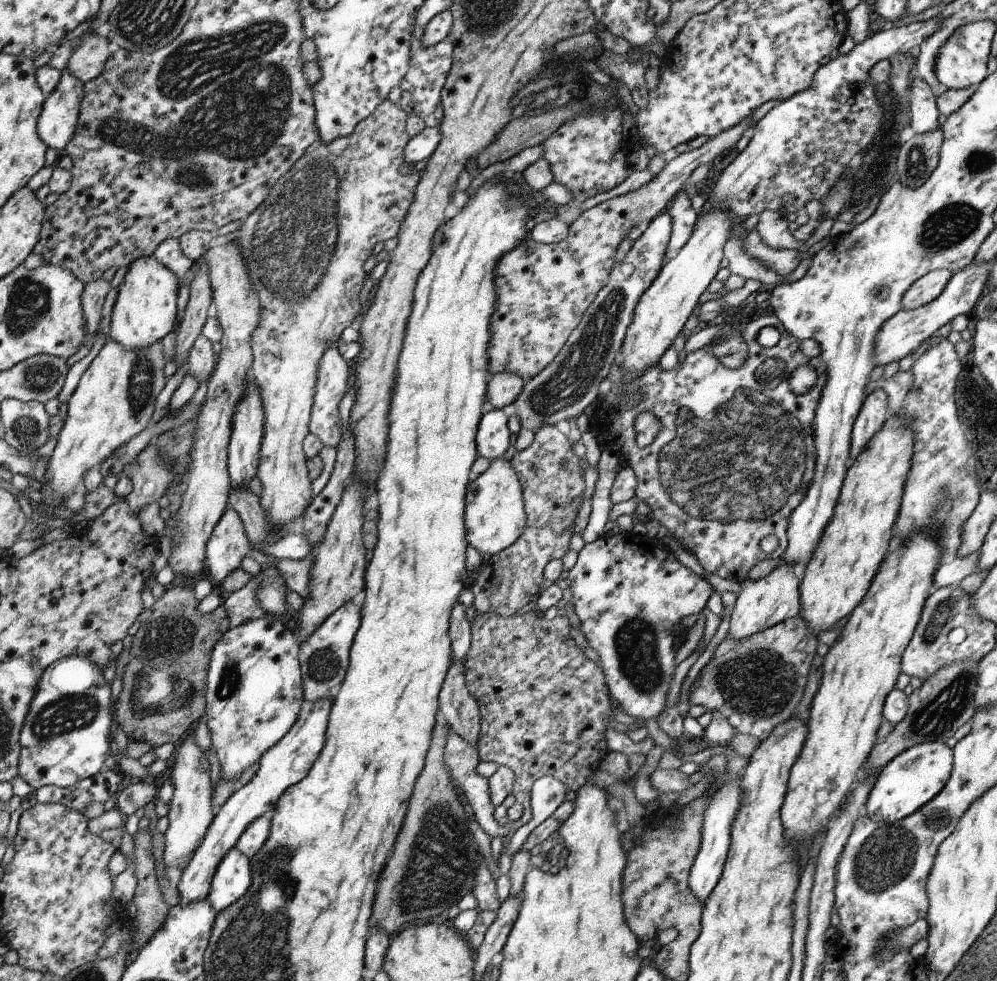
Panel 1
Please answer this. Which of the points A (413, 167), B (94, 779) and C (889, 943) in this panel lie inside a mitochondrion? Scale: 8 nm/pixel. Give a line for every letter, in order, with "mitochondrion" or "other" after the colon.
A: other
B: other
C: mitochondrion

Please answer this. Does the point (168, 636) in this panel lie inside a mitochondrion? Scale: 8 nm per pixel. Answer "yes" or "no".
yes

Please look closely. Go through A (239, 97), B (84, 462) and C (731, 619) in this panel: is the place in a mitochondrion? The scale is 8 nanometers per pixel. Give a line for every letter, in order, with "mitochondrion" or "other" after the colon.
A: mitochondrion
B: other
C: other

